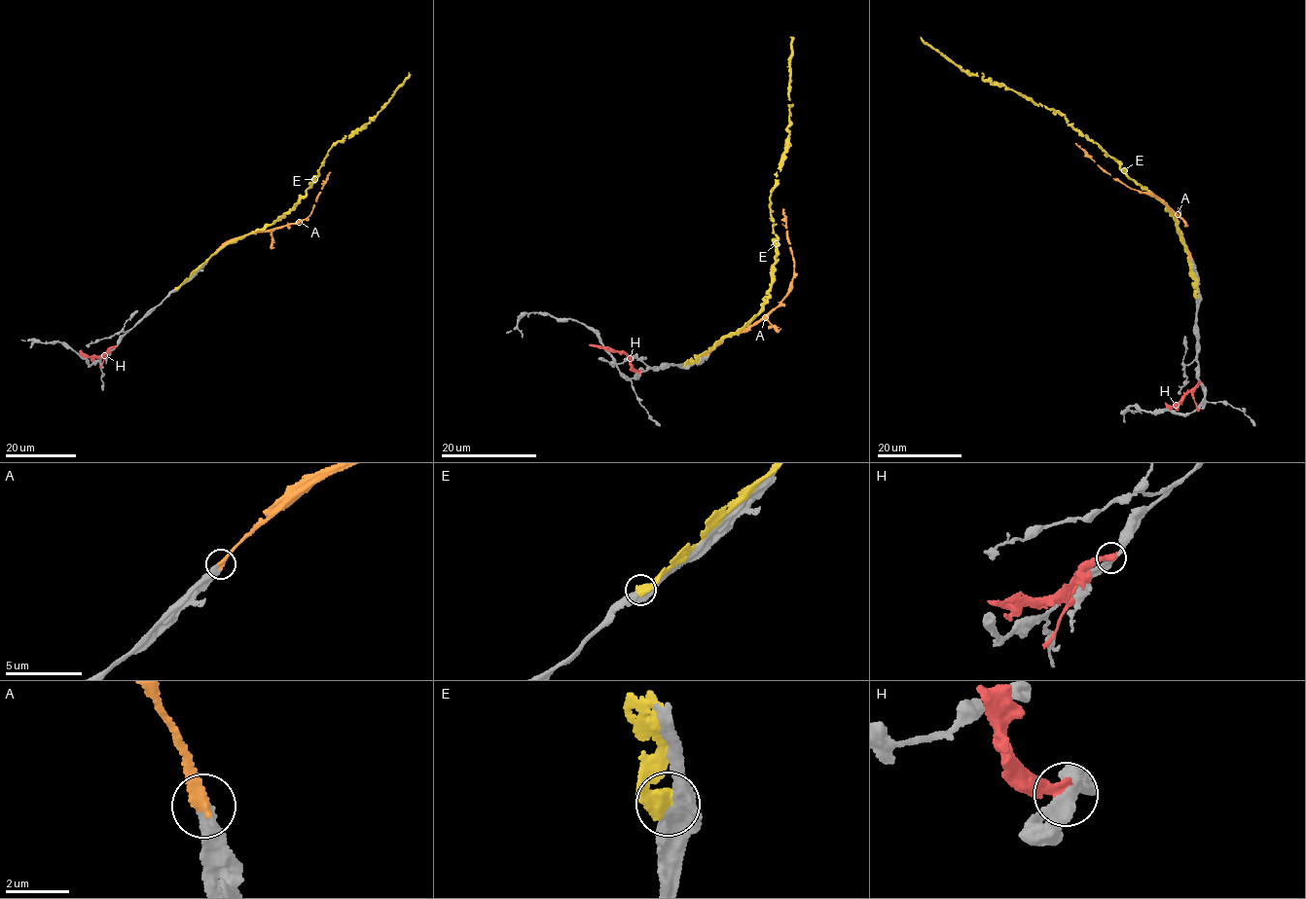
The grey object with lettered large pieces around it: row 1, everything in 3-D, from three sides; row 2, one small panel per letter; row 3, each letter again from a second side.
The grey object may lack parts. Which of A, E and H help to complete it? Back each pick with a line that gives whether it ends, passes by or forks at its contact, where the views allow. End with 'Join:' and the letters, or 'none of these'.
A: it ends there
Join: A

